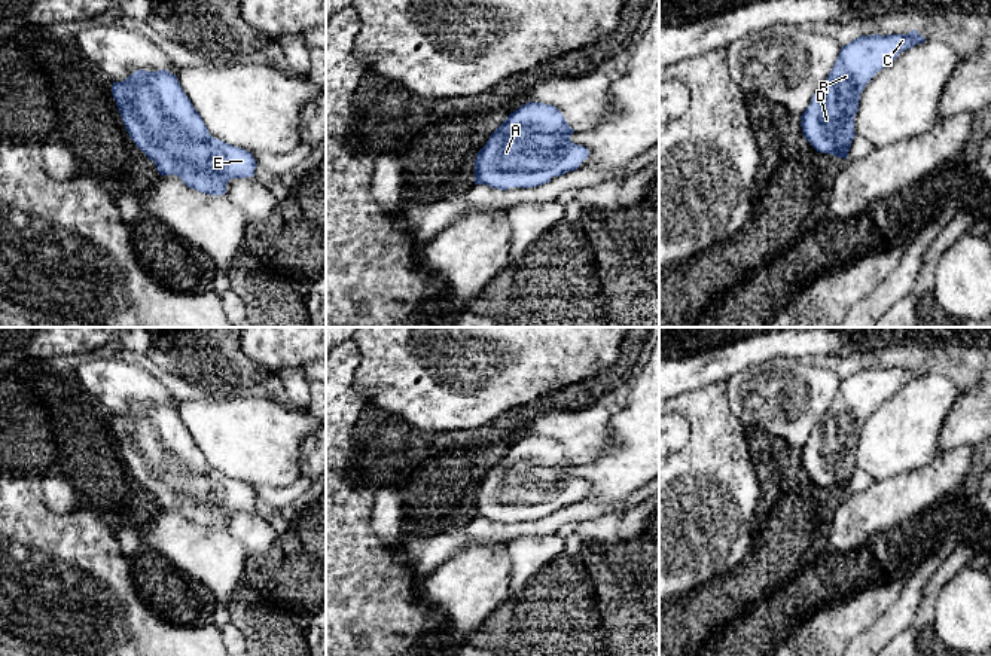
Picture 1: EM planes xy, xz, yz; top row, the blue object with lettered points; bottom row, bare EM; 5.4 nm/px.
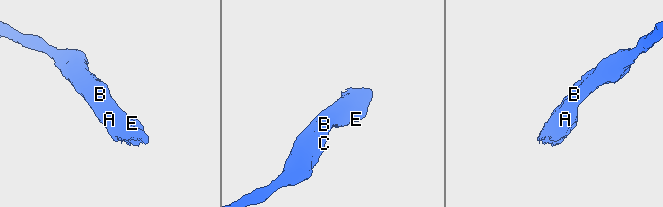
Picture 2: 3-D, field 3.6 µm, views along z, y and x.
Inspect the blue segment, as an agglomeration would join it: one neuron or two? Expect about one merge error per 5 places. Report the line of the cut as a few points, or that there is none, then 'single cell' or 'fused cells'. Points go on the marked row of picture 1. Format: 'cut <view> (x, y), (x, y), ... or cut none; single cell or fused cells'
cut none; single cell

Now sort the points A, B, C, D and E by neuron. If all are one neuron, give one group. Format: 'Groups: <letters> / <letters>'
Groups: A B C D E

